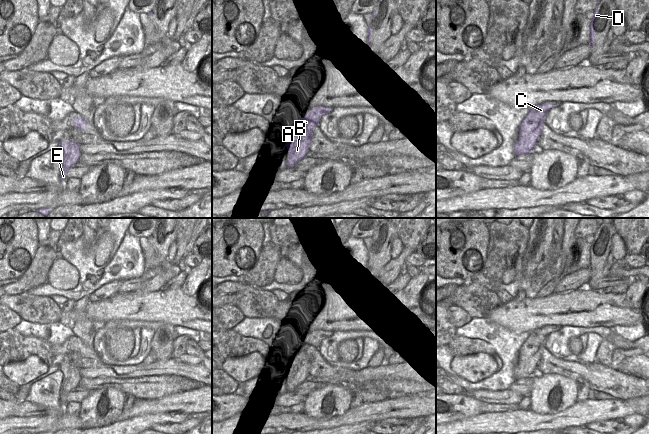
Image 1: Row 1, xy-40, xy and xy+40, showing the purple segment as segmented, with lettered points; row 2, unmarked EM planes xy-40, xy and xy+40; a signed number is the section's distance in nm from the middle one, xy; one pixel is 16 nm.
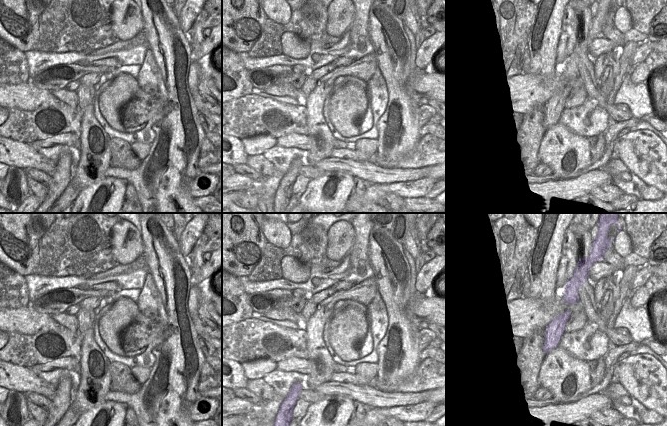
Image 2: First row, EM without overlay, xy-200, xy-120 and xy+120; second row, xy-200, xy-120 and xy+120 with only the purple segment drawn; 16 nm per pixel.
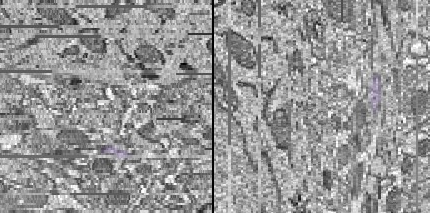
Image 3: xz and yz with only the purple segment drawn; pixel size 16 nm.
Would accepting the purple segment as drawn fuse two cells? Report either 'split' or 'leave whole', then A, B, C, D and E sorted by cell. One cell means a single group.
leave whole; A B C D E

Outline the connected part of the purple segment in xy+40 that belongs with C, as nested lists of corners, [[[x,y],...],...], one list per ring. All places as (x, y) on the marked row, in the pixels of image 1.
[[[545,102],[529,110],[517,130],[519,132],[519,138],[514,143],[515,157],[533,152],[533,148],[537,144],[543,126],[545,125],[544,119],[546,114],[555,105]]]

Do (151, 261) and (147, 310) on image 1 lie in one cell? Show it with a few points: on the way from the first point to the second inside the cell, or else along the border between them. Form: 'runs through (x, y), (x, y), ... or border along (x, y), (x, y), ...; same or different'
border along (159, 289), (149, 292); different

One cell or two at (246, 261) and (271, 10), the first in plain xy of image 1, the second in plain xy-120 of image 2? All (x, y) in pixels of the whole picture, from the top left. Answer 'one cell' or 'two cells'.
two cells

